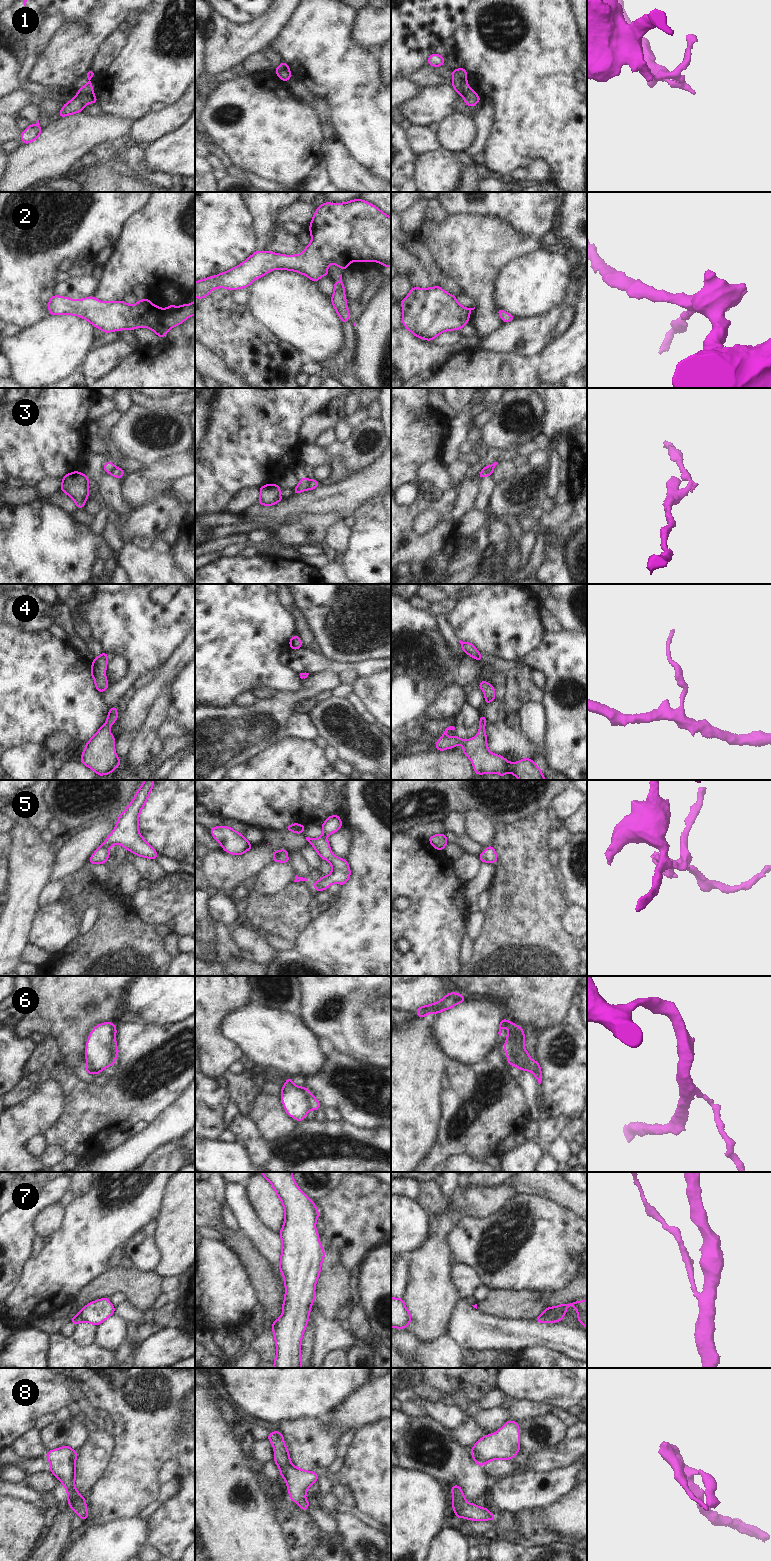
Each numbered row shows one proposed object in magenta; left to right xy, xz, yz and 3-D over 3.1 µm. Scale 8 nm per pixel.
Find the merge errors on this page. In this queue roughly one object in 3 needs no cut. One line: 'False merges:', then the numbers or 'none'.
False merges: 1, 2, 3, 5, 6, 7

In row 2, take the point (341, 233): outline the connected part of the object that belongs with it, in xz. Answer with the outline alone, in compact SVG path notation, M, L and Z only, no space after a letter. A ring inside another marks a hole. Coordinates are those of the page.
M361 199L346 203L325 202L317 207L310 223L311 242L298 255L282 255L270 251L255 251L238 266L195 282L195 297L205 298L215 288L227 288L231 291L249 287L252 282L272 270L285 269L307 276L313 282L326 276L329 264L335 264L346 270L350 262L379 262L391 267L391 217L376 206Z

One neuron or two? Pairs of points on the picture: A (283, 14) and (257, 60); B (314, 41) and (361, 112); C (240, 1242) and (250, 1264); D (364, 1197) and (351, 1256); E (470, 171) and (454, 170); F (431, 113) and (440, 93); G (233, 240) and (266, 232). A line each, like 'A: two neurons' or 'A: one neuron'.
A: two neurons
B: one neuron
C: one neuron
D: one neuron
E: two neurons
F: one neuron
G: two neurons

